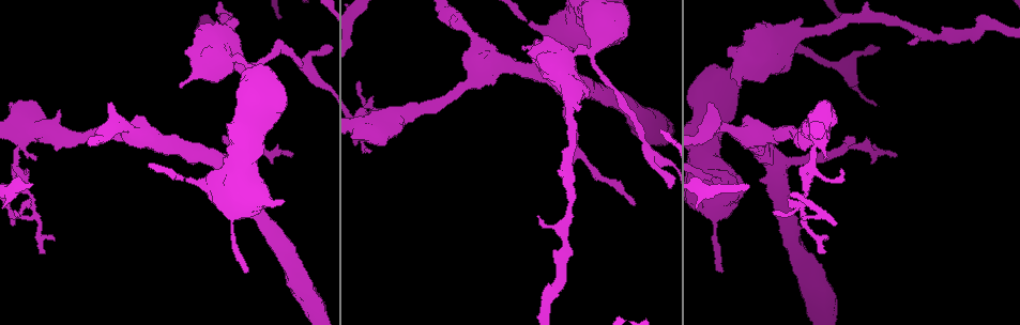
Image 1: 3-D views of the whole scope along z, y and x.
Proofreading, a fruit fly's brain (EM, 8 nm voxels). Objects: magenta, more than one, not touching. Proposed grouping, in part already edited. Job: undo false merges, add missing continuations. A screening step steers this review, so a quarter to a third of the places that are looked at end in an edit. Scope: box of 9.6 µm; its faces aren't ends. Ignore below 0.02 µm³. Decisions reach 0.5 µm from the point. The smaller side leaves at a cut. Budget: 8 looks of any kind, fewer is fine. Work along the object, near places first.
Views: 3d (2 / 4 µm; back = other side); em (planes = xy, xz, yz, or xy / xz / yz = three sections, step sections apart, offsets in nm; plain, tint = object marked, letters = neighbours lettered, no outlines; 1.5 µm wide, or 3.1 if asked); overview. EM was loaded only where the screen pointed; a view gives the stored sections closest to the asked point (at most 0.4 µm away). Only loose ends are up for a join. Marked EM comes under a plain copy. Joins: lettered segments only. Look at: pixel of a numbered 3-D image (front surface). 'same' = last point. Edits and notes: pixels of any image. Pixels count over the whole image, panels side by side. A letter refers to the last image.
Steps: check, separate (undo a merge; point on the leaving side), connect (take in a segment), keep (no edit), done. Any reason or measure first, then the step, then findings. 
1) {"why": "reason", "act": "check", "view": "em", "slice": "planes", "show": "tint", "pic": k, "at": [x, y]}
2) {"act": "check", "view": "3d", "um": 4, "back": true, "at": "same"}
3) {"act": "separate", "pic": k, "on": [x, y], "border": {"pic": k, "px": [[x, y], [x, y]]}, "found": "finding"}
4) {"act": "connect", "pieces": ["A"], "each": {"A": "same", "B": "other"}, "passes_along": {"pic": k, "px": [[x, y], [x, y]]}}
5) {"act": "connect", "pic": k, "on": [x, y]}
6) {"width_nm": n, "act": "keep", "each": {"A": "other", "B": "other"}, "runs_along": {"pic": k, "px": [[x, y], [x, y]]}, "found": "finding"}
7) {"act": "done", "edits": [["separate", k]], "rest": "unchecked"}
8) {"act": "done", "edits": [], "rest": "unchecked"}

{"why": "thin neck", "act": "check", "view": "3d", "um": 4, "pic": 1, "at": [590, 53]}

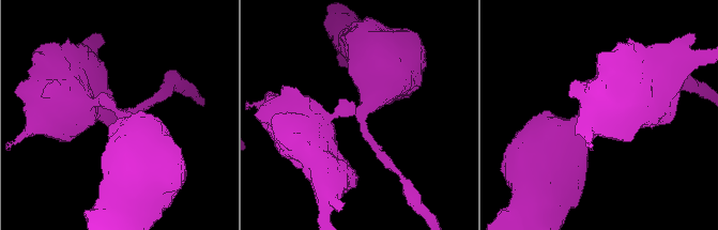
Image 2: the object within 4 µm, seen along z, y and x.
{"why": "need the tissue", "act": "check", "view": "em", "slice": "planes", "show": "tint", "pic": 2, "at": [359, 112]}

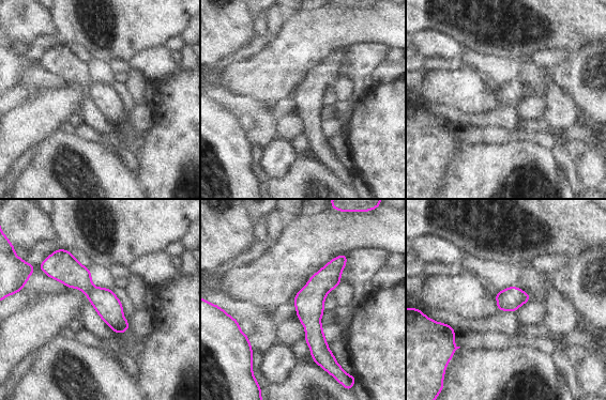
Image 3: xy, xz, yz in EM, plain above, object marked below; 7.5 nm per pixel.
{"act": "check", "view": "em", "slice": "planes", "show": "letters", "at": "same"}

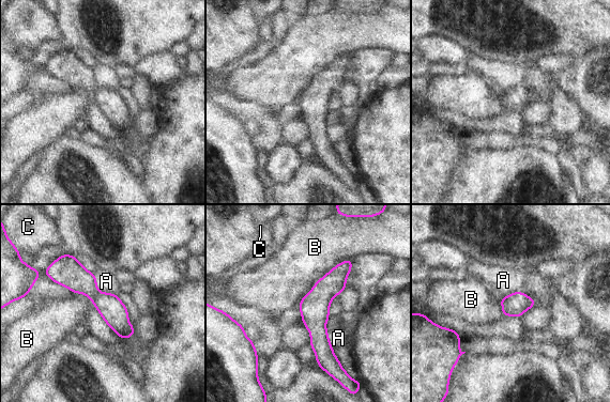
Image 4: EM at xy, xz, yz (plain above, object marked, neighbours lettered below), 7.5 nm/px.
{"act": "separate", "pic": 4, "on": [71, 274], "each": {"A": "other", "B": "other", "C": "other"}, "border": {"pic": 4, "px": [[98, 292], [92, 298]]}, "found": "a second neuron is stuck on"}

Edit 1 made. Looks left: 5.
{"why": "an open end", "act": "check", "view": "em", "slice": "xy", "step": 8, "show": "letters", "pic": 1, "at": [848, 138]}

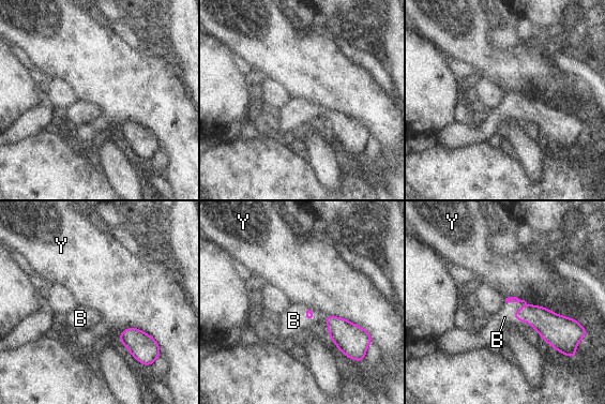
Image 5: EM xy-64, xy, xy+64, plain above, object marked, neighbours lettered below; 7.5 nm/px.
{"why": "another direction", "act": "check", "view": "em", "slice": "planes", "show": "letters", "at": "same"}

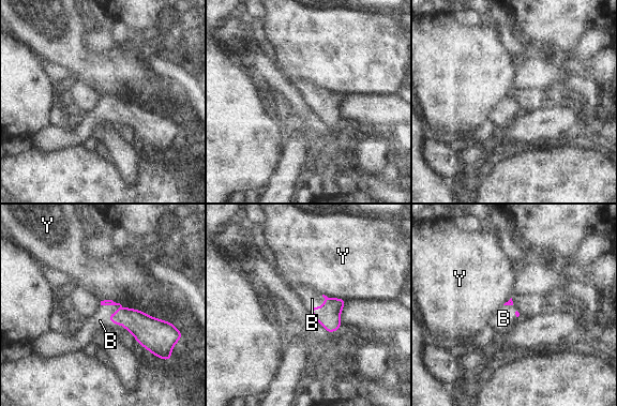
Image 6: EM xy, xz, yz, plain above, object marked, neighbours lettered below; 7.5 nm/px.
{"act": "connect", "pieces": ["B"], "each": {"B": "same", "Y": "other"}, "passes_along": {"pic": 6, "px": [[143, 326], [113, 314], [100, 320]]}, "found": "it goes on there"}

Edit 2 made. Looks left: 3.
{"why": "thin end", "act": "check", "view": "em", "slice": "planes", "show": "letters", "pic": 1, "at": [248, 272]}

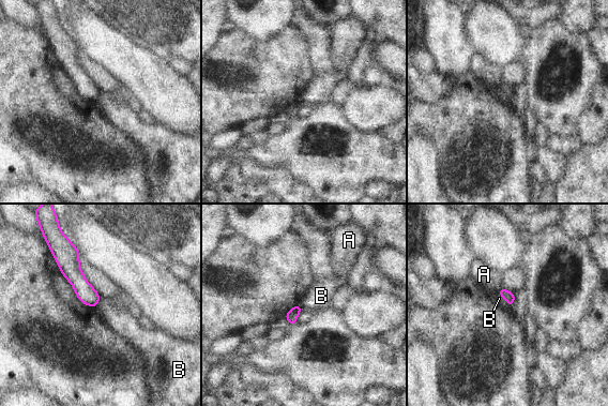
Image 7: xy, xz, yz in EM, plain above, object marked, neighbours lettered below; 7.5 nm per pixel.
{"act": "keep", "each": {"A": "other", "B": "other"}, "runs_along": {"pic": 7, "px": [[72, 249], [72, 272], [94, 303]]}, "found": "none of them fits"}

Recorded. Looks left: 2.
{"act": "done", "edits": [["separate", 4], ["connect", 6]], "rest": "unchecked"}

